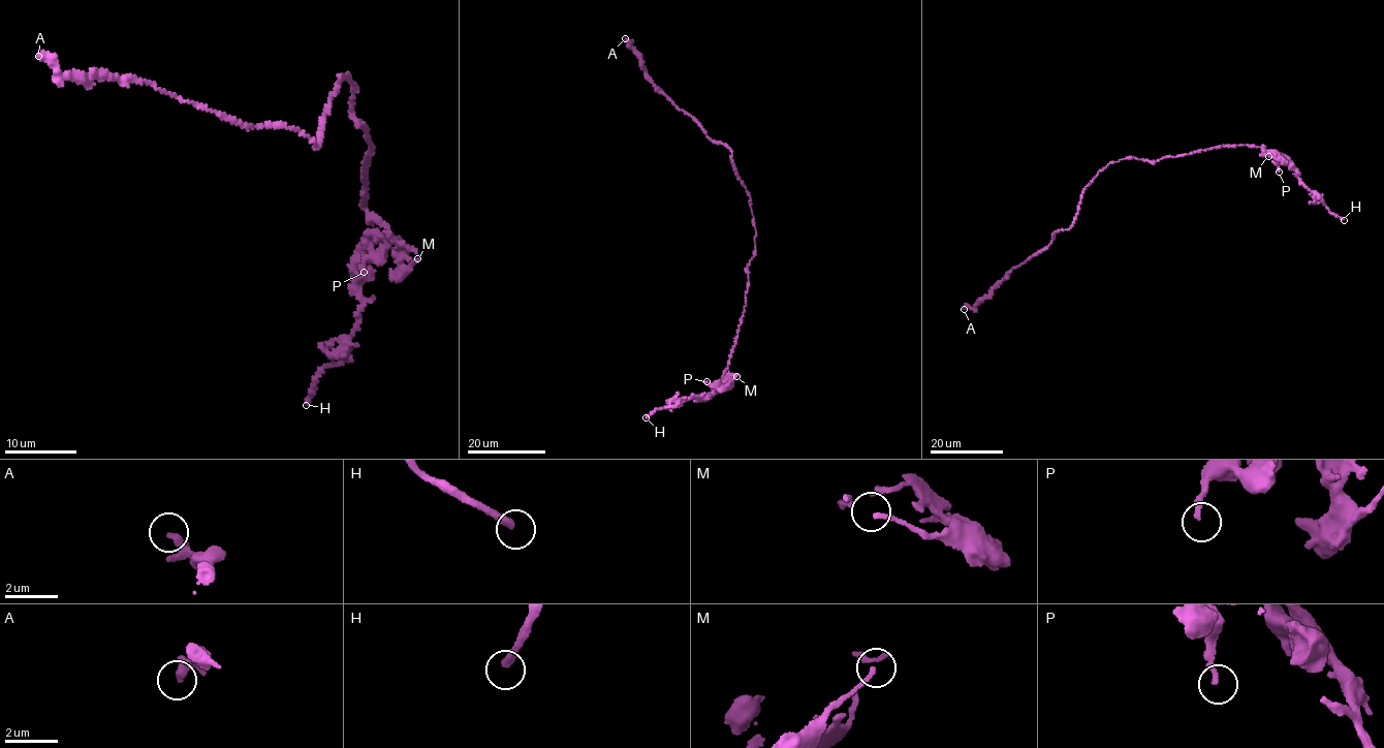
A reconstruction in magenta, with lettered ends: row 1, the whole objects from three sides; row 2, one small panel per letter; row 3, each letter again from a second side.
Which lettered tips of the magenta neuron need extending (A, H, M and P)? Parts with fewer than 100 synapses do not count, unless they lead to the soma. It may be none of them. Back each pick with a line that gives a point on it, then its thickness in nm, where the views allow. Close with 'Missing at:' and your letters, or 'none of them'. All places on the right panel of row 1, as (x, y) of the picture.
H: place (1344, 220); calibre 280 nm
Missing at: H

